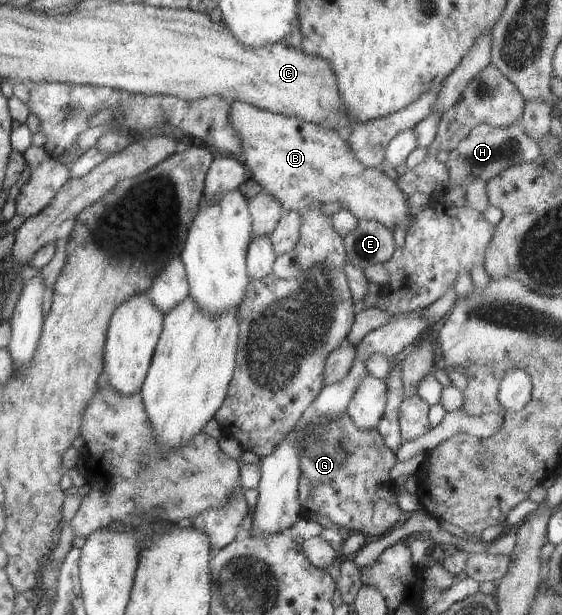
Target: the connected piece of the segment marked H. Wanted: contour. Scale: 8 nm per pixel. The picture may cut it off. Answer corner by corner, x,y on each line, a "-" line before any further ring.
515,122
508,127
495,127
493,125
477,125
461,142
449,152
449,158
445,166
452,182
452,189
446,195
446,204
451,207
462,207
466,204
463,185
469,179
481,179
488,182
503,170
521,164
533,162
540,155
540,148
536,140
533,140

